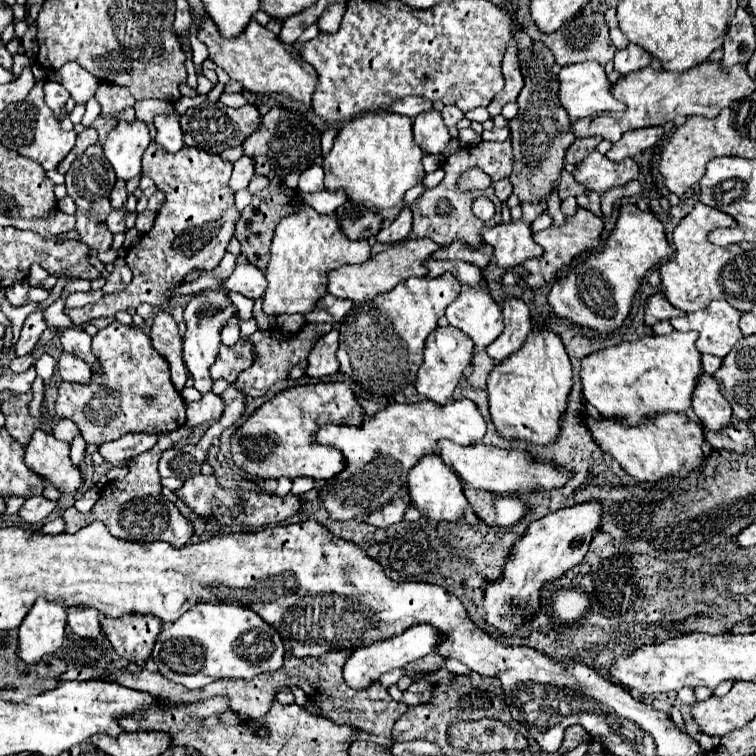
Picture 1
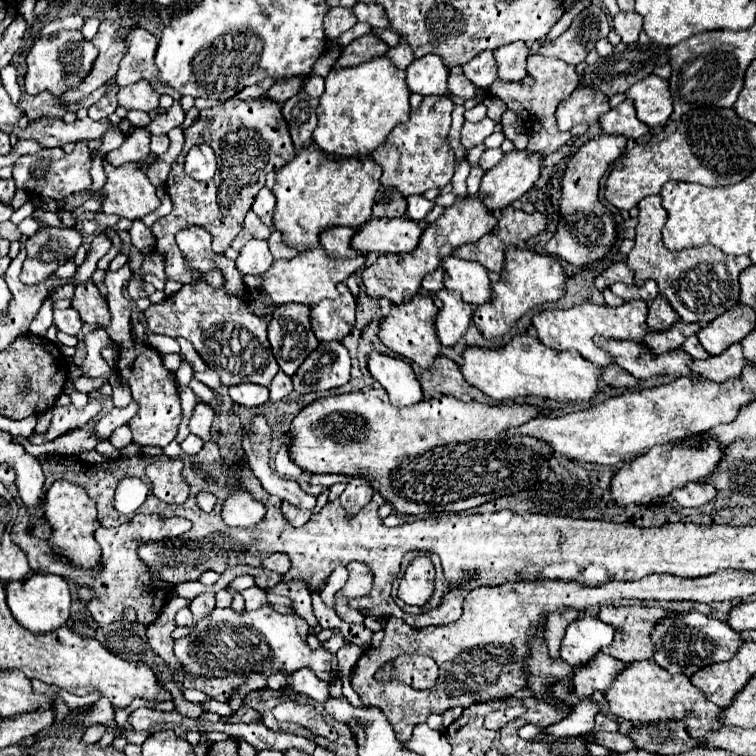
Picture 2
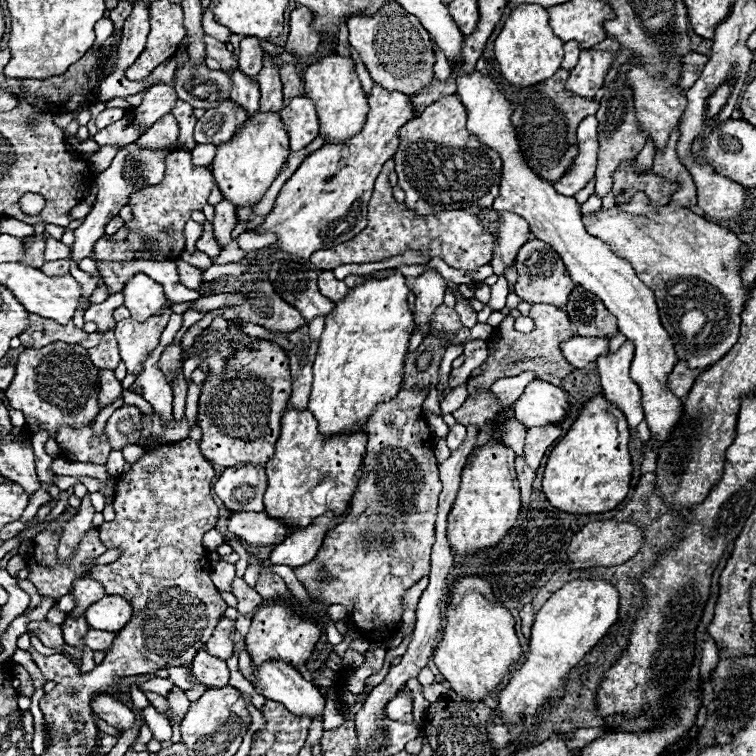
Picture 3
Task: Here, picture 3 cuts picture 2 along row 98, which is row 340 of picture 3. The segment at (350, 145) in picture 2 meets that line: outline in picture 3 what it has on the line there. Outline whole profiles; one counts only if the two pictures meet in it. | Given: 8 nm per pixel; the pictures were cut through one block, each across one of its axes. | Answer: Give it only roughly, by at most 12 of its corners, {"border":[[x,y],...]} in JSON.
{"border":[[400,272],[326,316],[308,410],[324,436],[398,394],[414,330]]}

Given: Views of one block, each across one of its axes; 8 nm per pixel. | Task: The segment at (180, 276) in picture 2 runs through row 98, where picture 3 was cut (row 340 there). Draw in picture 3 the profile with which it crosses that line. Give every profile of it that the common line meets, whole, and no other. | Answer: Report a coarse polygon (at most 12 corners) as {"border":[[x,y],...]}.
{"border":[[232,340],[206,376],[200,450],[266,464],[292,390],[288,356]]}

